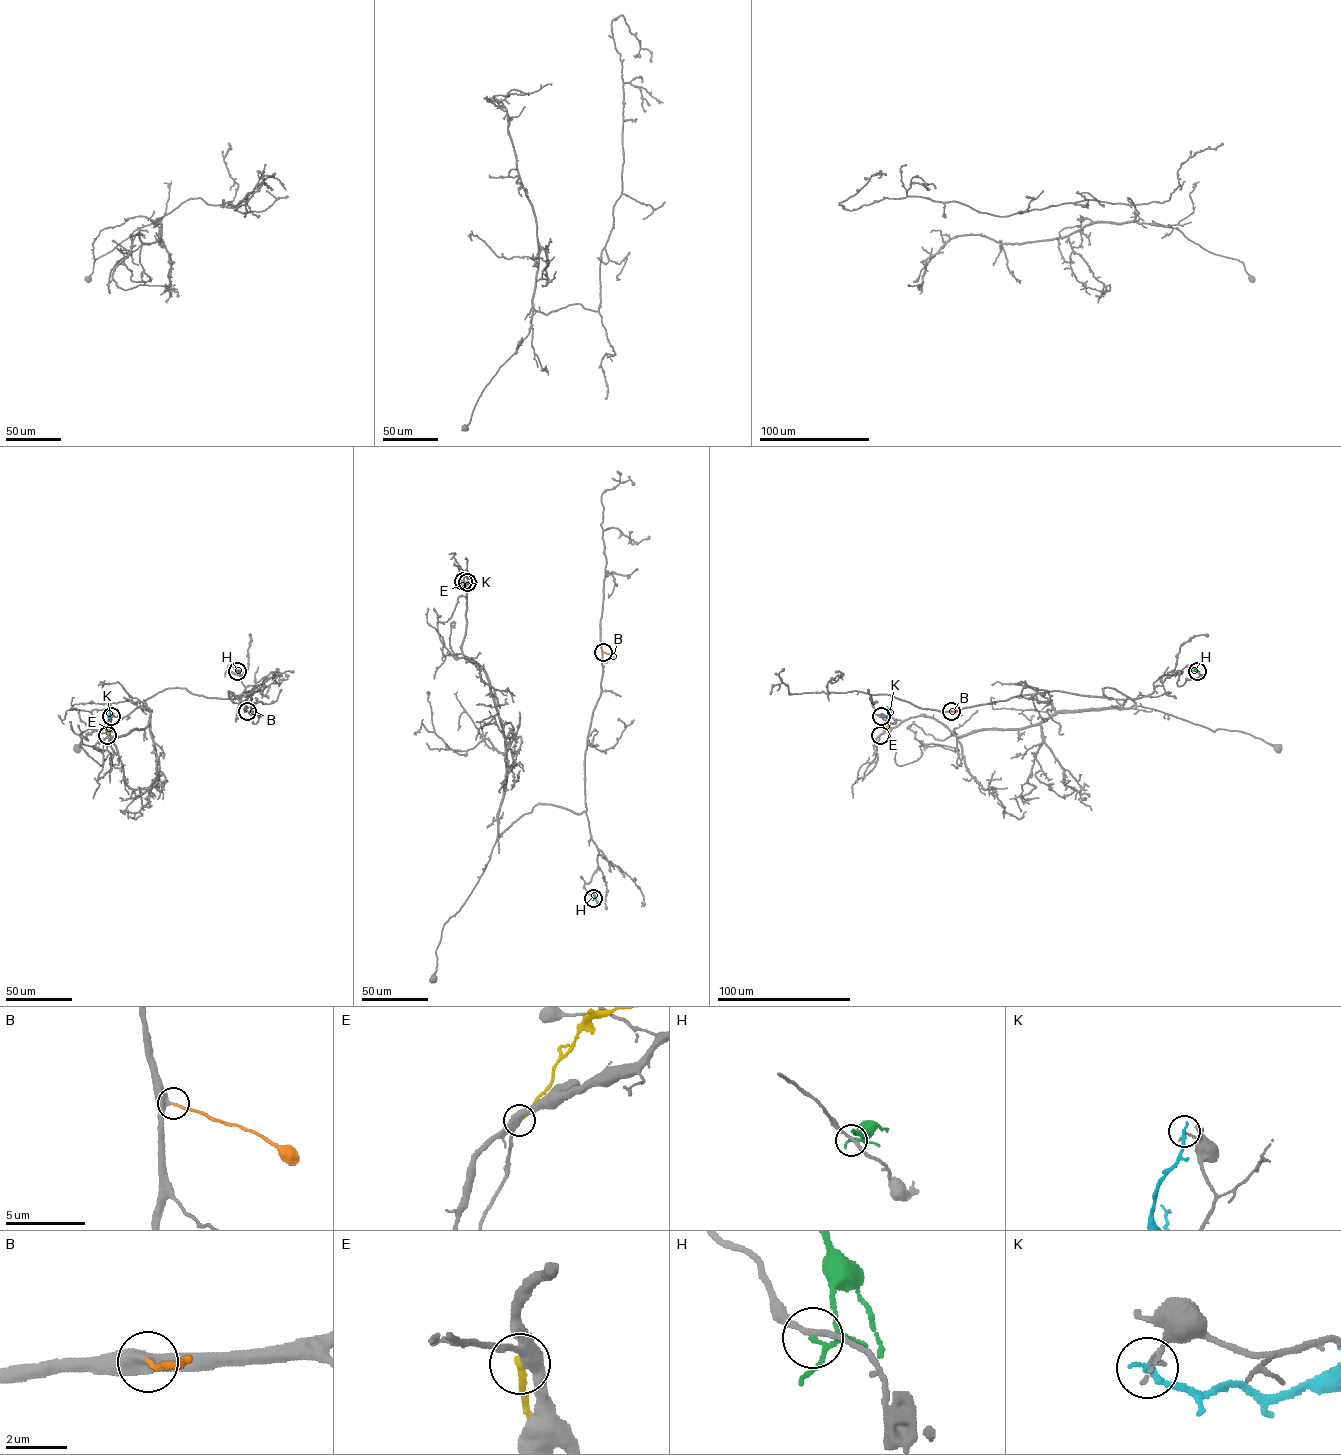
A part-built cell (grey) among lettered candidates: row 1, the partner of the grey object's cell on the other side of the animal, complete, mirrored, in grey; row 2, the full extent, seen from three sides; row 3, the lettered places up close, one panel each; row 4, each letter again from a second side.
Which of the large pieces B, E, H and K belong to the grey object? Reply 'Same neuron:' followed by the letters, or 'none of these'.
Same neuron: B

